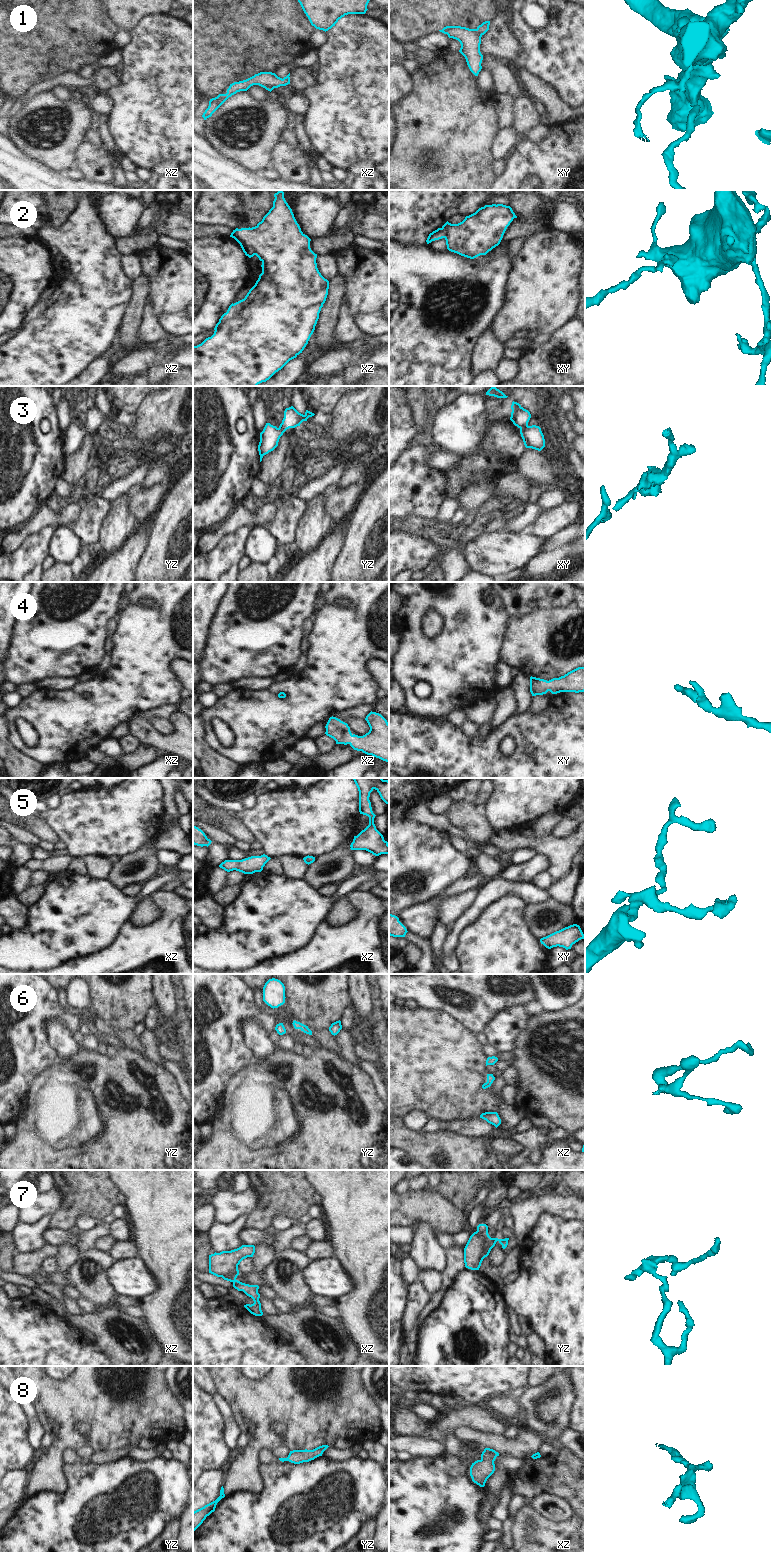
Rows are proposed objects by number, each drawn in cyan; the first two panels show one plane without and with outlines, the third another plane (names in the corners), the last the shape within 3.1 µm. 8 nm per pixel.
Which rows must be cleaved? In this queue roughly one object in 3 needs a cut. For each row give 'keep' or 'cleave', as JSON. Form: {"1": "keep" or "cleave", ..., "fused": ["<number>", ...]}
{"1": "keep", "2": "cleave", "3": "keep", "4": "keep", "5": "keep", "6": "keep", "7": "keep", "8": "keep", "fused": ["2"]}

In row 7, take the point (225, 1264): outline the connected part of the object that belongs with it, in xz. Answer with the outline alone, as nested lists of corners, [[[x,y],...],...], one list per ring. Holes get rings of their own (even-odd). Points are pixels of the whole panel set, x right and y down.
[[[242,1245],[231,1251],[215,1252],[209,1255],[209,1273],[232,1282],[235,1289],[243,1291],[247,1296],[251,1297],[254,1303],[251,1305],[246,1304],[244,1307],[251,1314],[262,1316],[263,1312],[259,1301],[260,1294],[258,1293],[259,1286],[245,1284],[236,1279],[239,1275],[238,1265],[240,1262],[247,1257],[253,1257],[254,1253],[254,1245]]]

